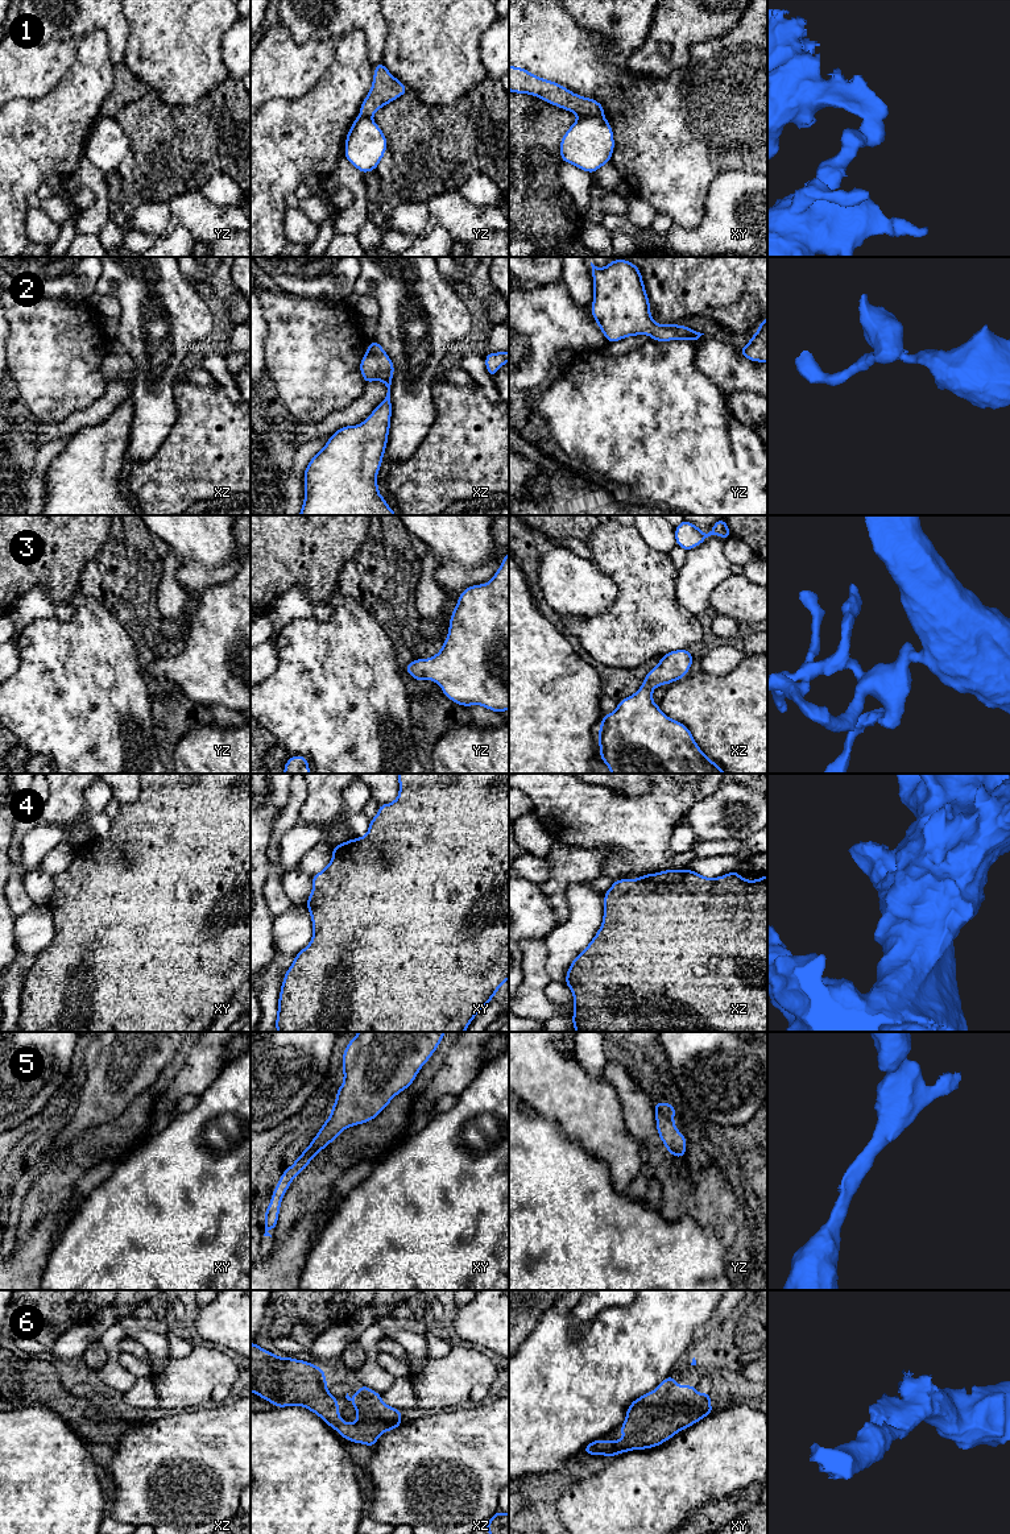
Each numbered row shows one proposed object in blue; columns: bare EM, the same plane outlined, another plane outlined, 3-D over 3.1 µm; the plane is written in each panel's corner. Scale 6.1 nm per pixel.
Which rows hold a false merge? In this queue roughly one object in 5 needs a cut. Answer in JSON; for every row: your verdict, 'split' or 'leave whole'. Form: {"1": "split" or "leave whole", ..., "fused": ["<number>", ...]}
{"1": "split", "2": "leave whole", "3": "leave whole", "4": "leave whole", "5": "leave whole", "6": "leave whole", "fused": ["1"]}

